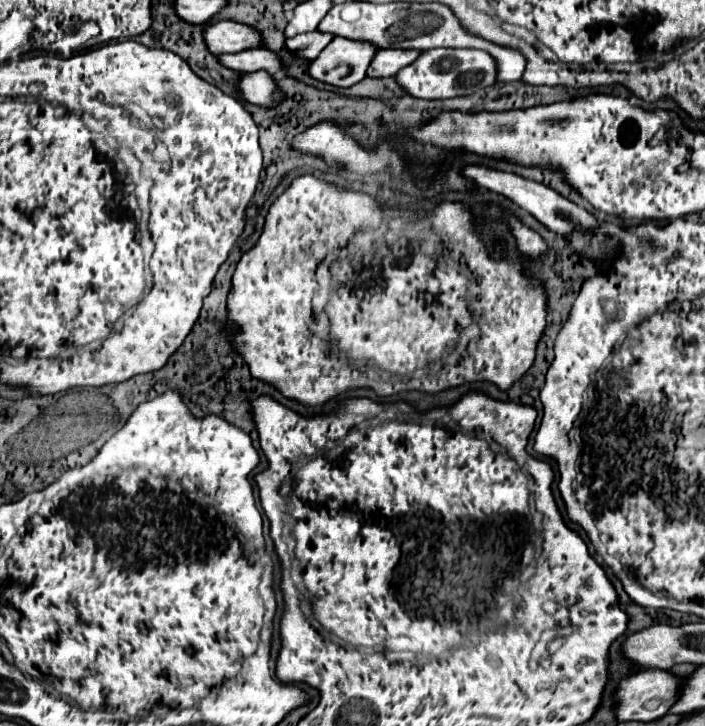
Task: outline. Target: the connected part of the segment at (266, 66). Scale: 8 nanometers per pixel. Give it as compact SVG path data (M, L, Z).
M249 48L245 52L237 52L237 54L221 54L221 56L217 56L217 60L221 66L235 70L235 72L265 70L275 76L283 70L281 60L277 56L273 56L273 52L265 52L265 48Z

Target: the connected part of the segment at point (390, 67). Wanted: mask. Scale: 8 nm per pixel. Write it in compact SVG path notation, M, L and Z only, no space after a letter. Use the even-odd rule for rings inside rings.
M377 50L369 68L367 76L371 78L385 78L395 76L401 68L409 66L421 52L397 52L397 50Z

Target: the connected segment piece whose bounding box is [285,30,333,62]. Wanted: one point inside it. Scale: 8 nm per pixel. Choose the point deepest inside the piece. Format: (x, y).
(307, 46)

